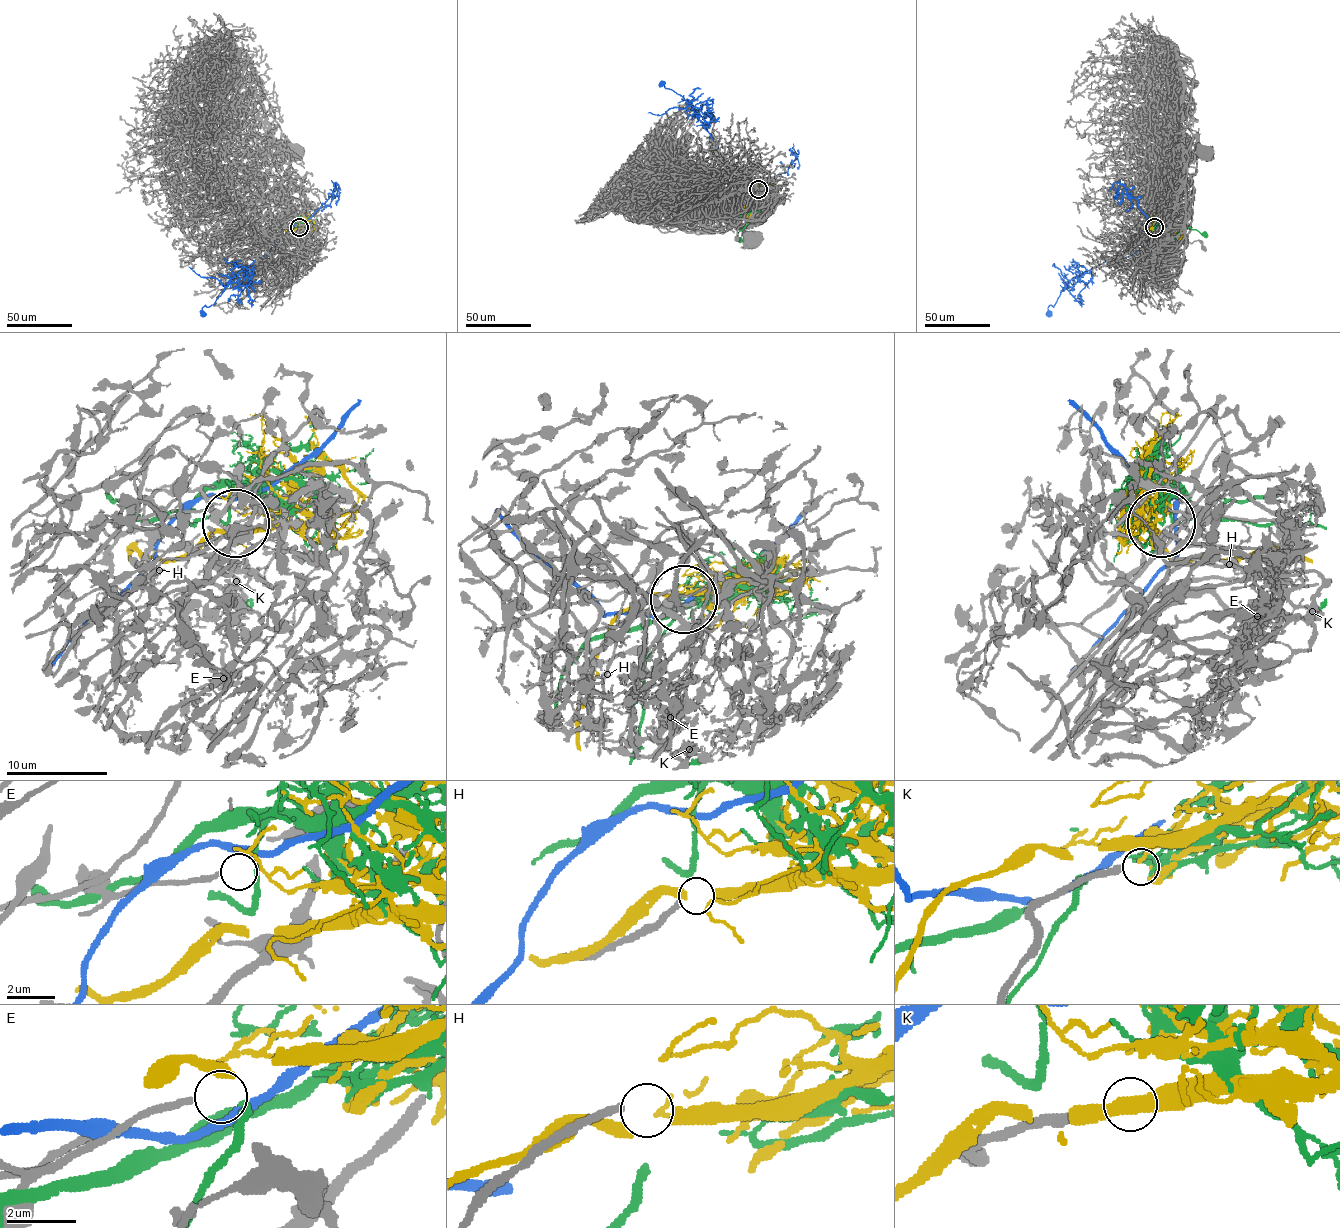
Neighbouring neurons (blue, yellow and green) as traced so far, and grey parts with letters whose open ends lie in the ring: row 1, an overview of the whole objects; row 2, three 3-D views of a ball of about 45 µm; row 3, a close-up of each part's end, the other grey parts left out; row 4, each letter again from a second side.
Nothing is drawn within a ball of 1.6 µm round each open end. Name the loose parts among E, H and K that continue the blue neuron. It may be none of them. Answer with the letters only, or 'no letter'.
no letter

